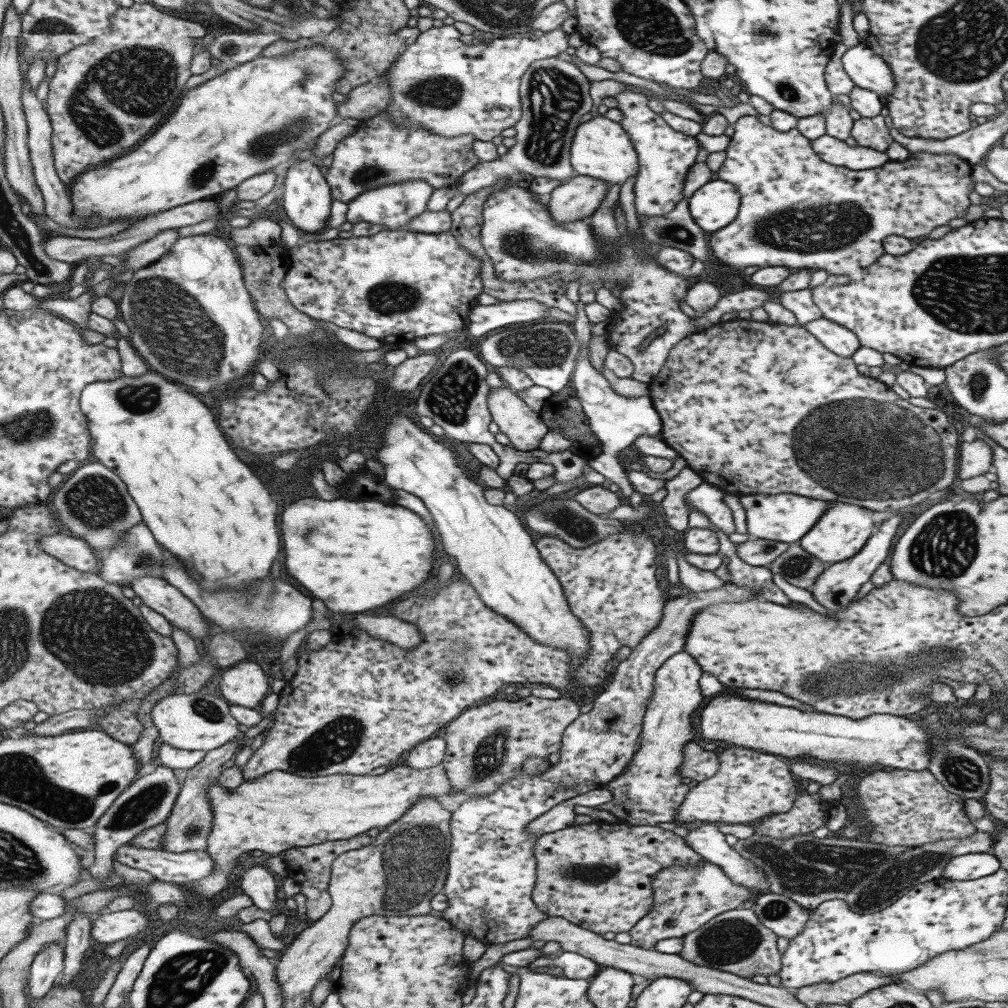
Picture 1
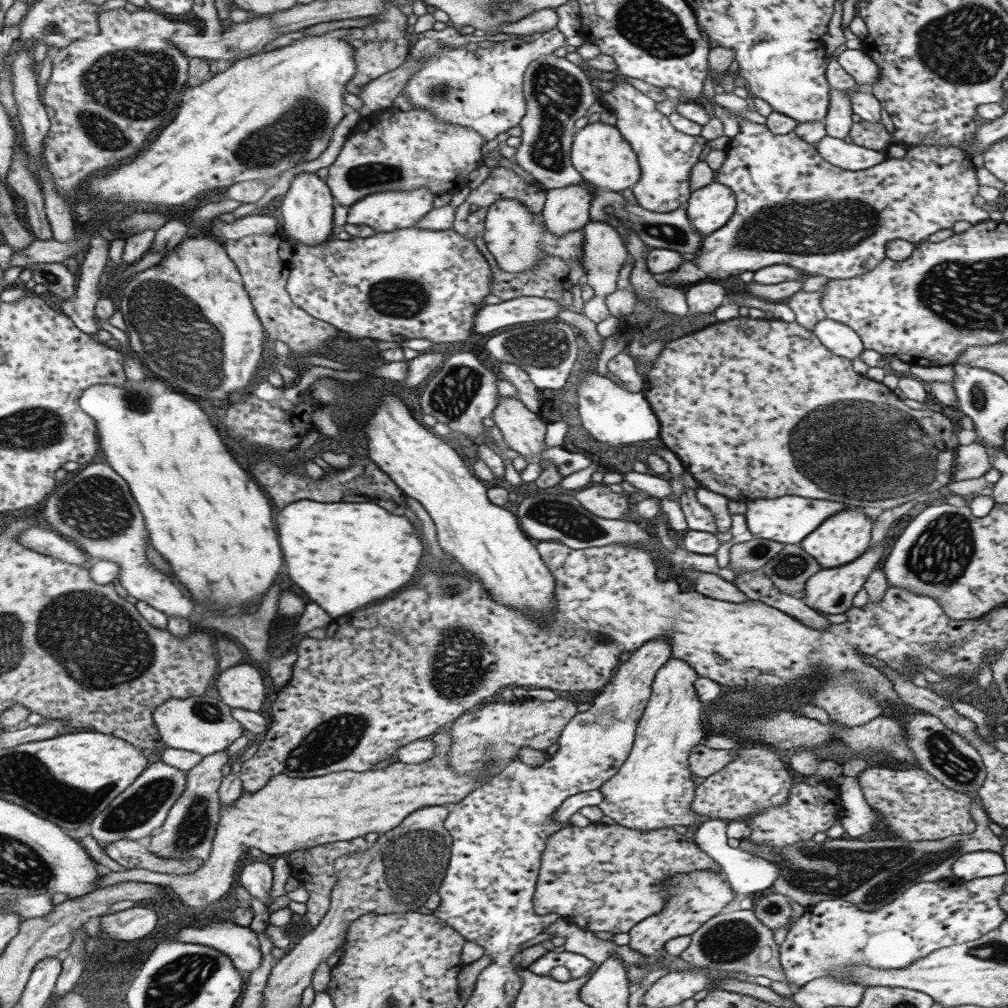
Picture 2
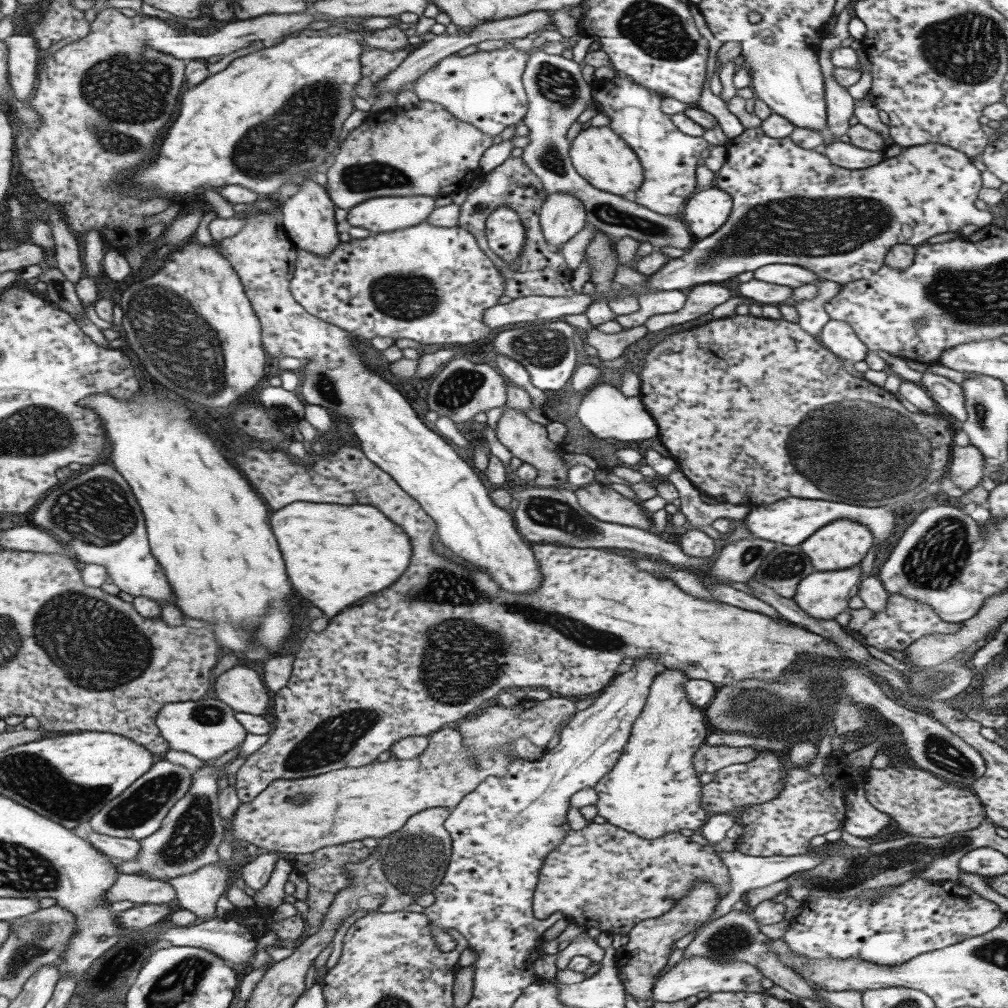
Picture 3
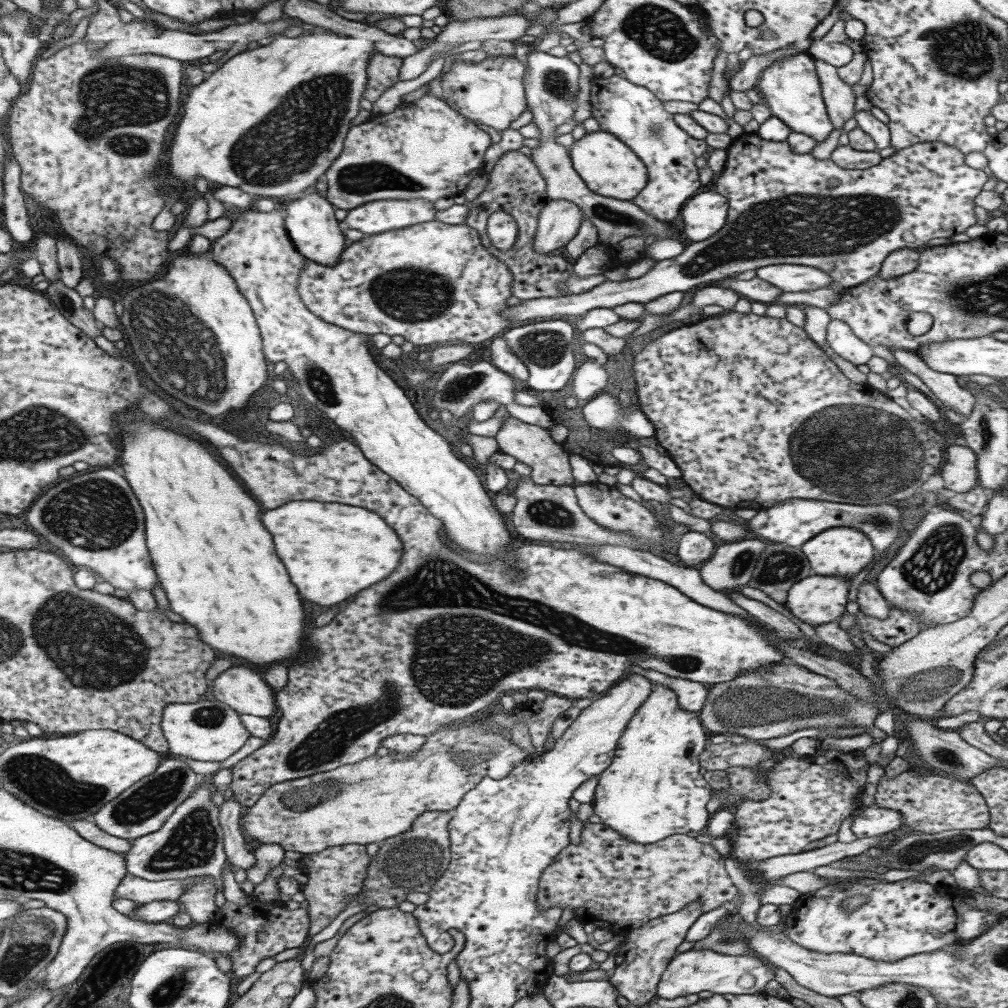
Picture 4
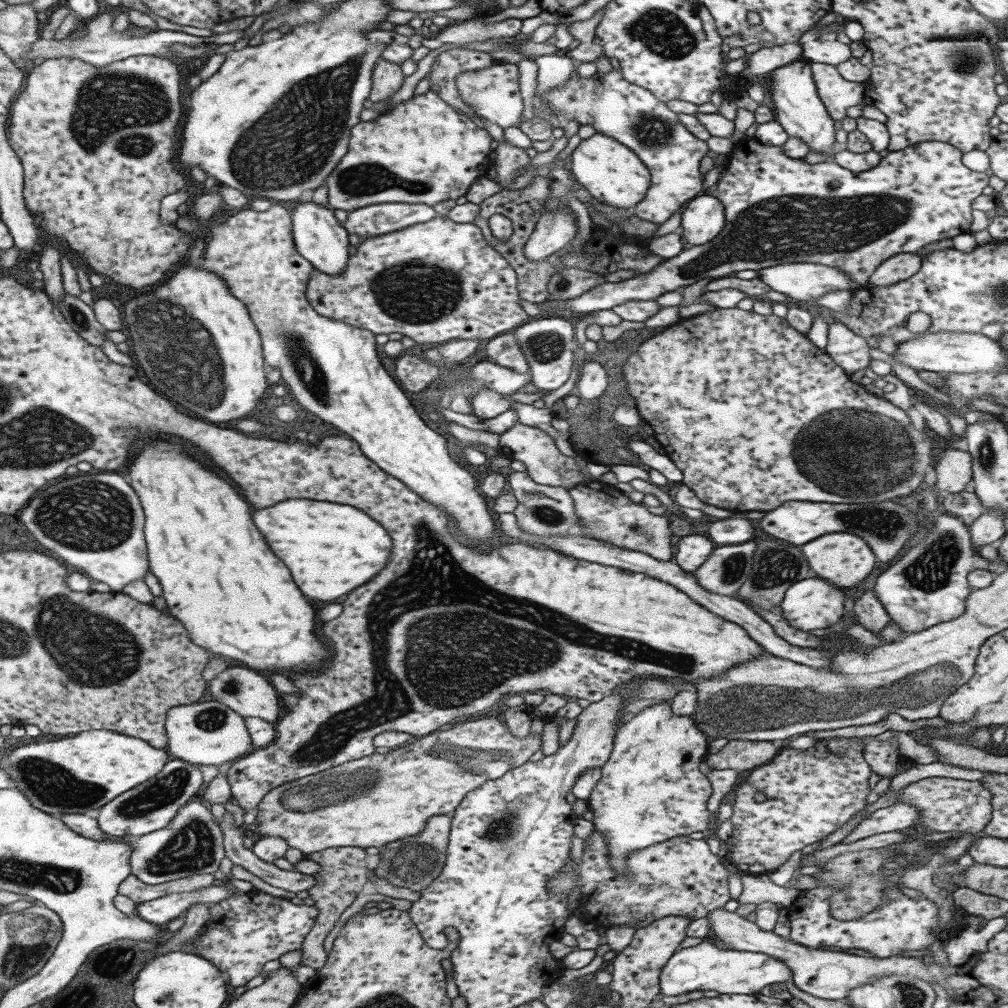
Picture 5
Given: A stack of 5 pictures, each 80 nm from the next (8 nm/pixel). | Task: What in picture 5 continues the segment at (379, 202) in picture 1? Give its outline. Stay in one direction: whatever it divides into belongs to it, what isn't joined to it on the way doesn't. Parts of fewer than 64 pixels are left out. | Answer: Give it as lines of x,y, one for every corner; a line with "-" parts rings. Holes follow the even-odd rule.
394,202
368,204
348,211
342,223
348,234
356,234
363,240
427,222
436,216
431,205

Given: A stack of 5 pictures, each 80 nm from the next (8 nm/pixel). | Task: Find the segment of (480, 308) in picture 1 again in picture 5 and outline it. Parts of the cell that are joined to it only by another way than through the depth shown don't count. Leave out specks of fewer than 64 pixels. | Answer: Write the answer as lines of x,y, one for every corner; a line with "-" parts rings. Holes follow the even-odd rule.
750,135
750,139
745,139
743,137
735,143
727,153
723,172
721,172
721,176
719,176
719,180
716,182
715,190
713,190
713,192
715,192
715,198
720,200
723,205
725,221
723,228
715,238
708,240
706,242
707,244
701,244
701,246
693,246
692,248
687,248
687,250
681,250
679,255
665,259
659,264
656,264
650,271
635,275
633,278
616,283
605,281
604,283
590,288
582,295
567,300
553,300
547,298
547,301
538,303
539,310
540,312
547,312
547,310
565,310
565,312
574,312
583,315
595,312
596,310
607,310
612,306
617,306
622,302
631,300
646,302
650,305
660,294
675,290
680,291
680,289
689,284
695,284
698,280
701,280
701,278
710,278
711,280
732,276
736,272
741,272
741,270
756,271
760,268
769,268
769,266
785,264
787,262
810,262
811,264
822,264
823,266
830,266
831,268
835,267
843,274
846,274
848,280
850,280
852,284
864,286
868,283
869,276
873,274
878,264
881,264
886,258
901,253
919,253
921,248
925,247
925,245
929,245
930,242
943,240
944,238
953,238
955,235
968,232
972,220
972,200
977,198
977,196
981,194
981,190
987,186
989,173
973,172
973,170
969,170
969,168
962,163
961,155
962,152
950,144
937,141
923,141
898,151
888,151
887,155
881,157
880,161
873,166
873,168
854,173
846,168
841,168
831,159
815,164
808,164
803,161
803,159
794,159
785,156
780,146
762,145
758,140
754,139
753,135

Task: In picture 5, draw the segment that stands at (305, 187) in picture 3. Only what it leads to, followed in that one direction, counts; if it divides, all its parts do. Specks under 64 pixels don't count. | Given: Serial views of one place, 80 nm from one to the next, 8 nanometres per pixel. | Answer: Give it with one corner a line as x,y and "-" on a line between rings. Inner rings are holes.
296,203
290,213
291,233
295,249
314,269
319,272
338,275
344,268
348,259
347,242
348,232
334,217
334,212
317,203

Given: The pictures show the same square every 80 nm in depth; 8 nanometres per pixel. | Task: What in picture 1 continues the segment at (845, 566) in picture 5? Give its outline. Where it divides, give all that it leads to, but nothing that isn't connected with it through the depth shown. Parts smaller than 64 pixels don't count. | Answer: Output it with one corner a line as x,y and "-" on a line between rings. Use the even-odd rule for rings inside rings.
828,501
826,509
815,522
815,526
807,534
803,534
803,538
800,538
797,543
811,556
830,565
851,558
859,552
865,541
872,535
873,520
877,516
869,510
843,502

